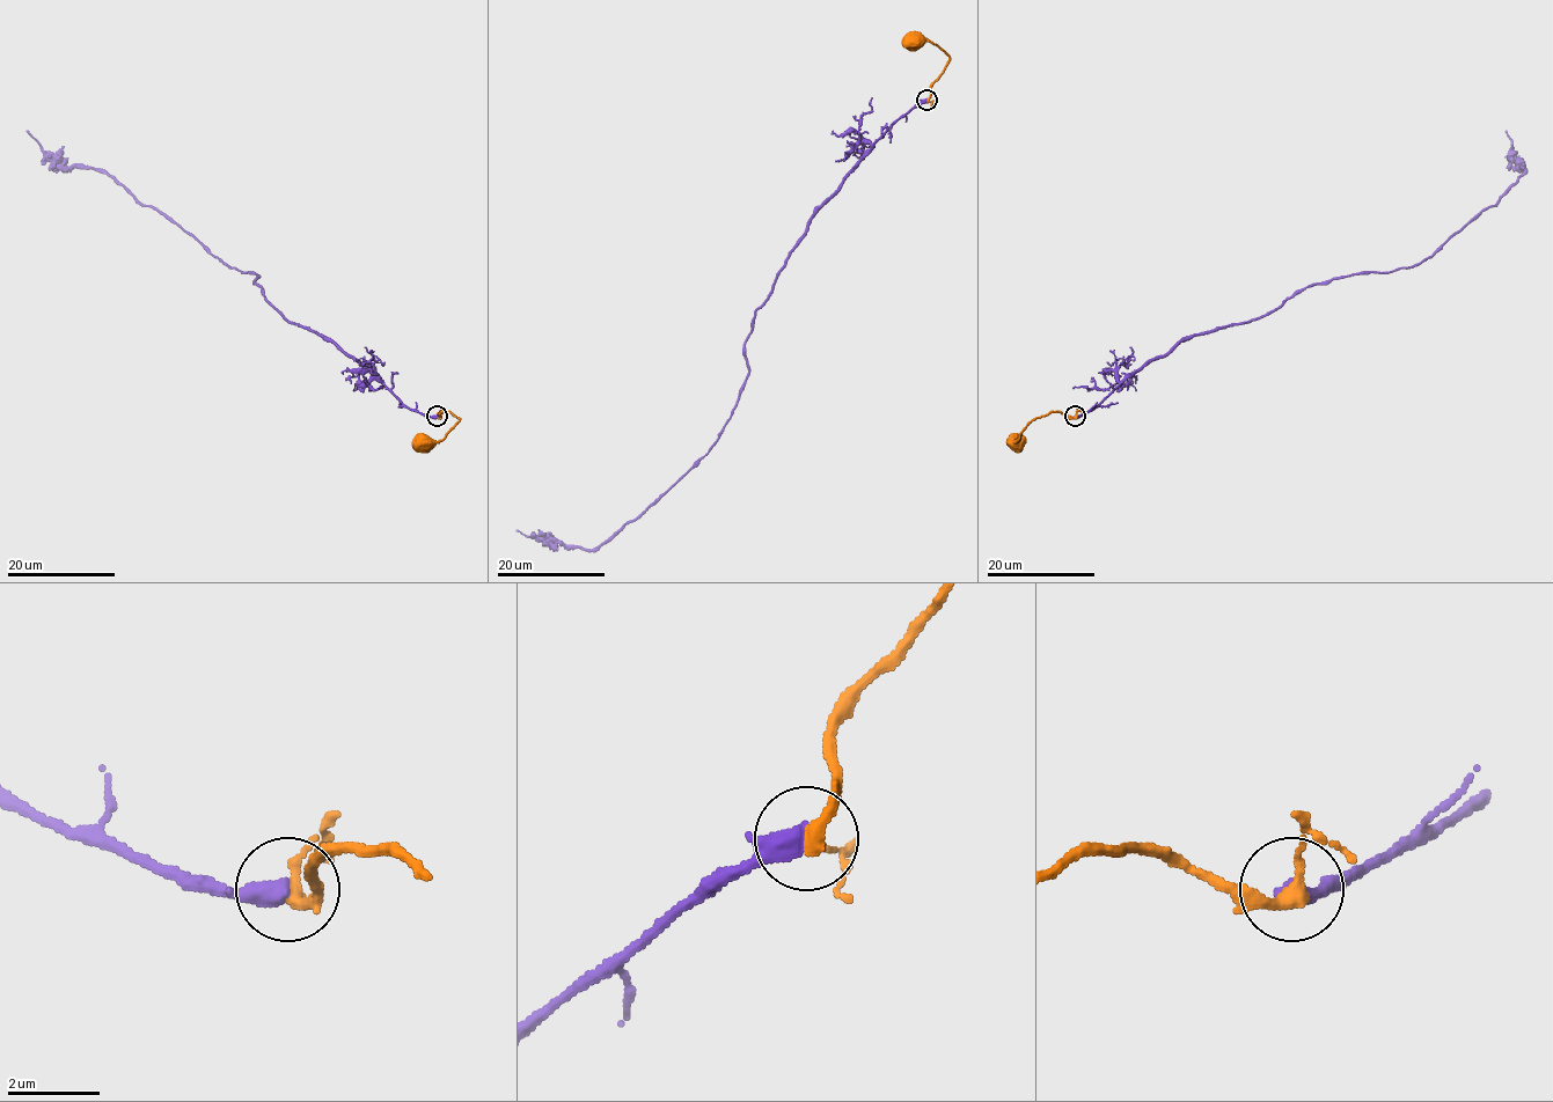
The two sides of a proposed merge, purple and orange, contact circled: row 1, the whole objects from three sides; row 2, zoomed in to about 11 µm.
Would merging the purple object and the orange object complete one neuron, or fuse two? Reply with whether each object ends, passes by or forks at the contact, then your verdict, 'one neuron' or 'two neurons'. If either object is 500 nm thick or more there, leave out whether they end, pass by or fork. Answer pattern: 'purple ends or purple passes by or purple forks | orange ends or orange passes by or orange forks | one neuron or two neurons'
purple passes by | orange passes by | one neuron

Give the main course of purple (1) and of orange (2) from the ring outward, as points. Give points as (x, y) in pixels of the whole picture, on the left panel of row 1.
1: (437, 416), (409, 409), (335, 342), (284, 316), (259, 276), (222, 263), (104, 173), (59, 166), (27, 131)
2: (437, 416), (451, 412), (460, 421), (440, 440), (423, 441)

